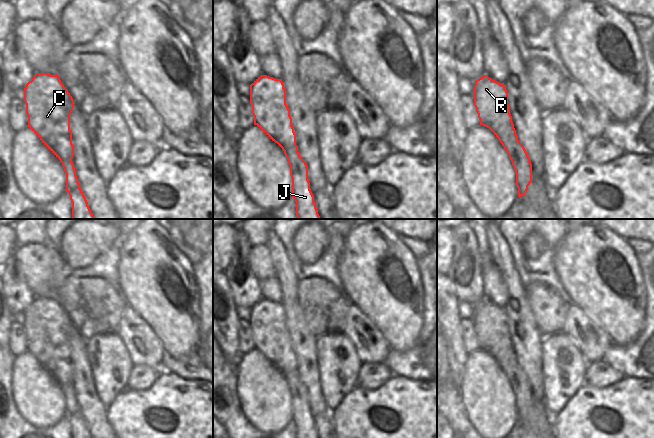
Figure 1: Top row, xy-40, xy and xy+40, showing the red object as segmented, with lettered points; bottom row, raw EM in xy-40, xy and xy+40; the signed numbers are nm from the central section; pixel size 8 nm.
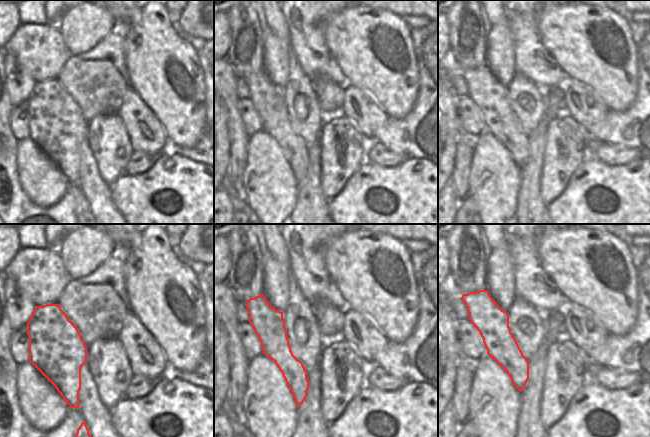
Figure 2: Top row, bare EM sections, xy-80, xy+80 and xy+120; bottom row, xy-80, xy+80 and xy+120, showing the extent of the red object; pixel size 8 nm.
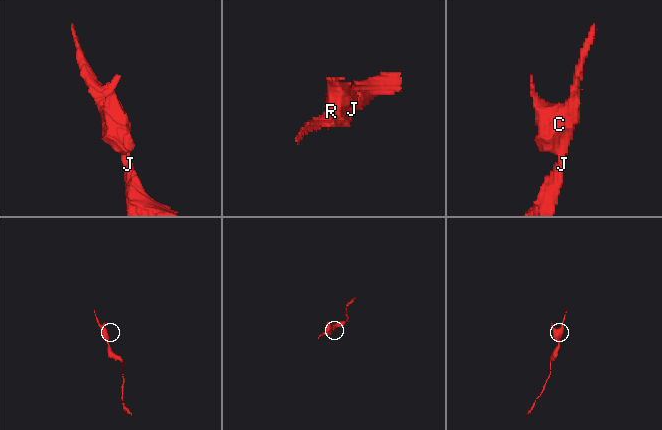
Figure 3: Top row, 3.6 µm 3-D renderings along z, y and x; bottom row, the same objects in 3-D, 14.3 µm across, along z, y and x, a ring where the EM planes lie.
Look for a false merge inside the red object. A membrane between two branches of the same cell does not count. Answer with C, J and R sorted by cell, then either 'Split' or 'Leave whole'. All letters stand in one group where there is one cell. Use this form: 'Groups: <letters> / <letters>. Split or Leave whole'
Groups: C R / J. Split.

